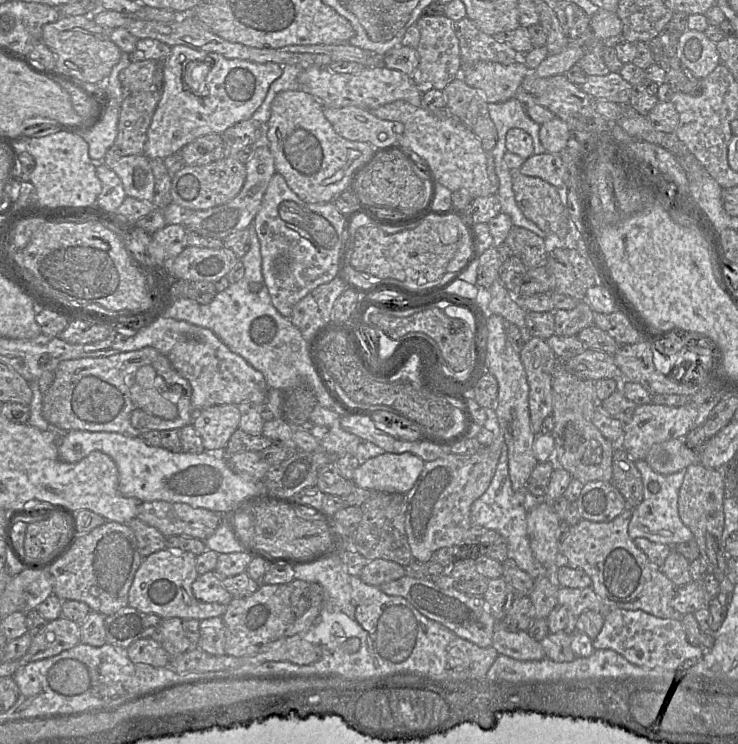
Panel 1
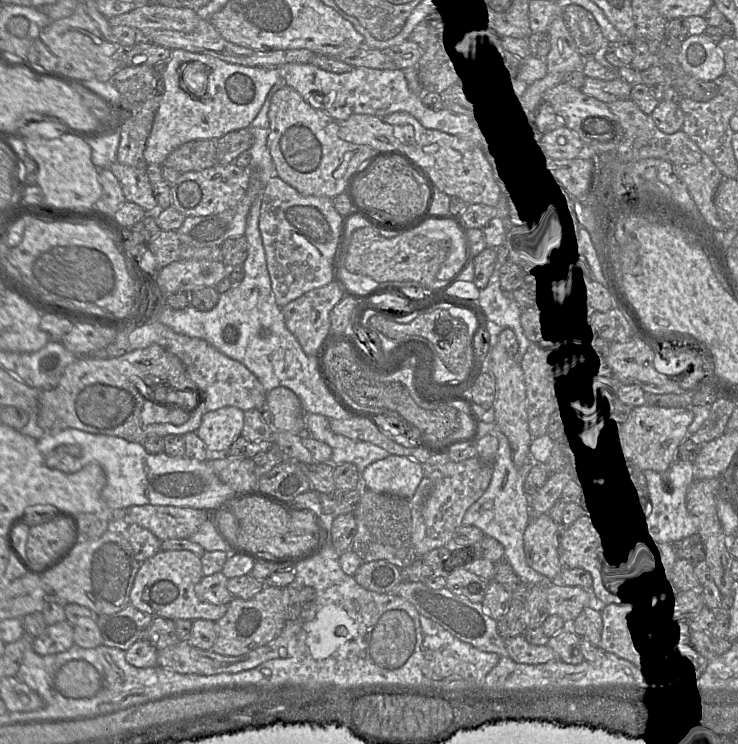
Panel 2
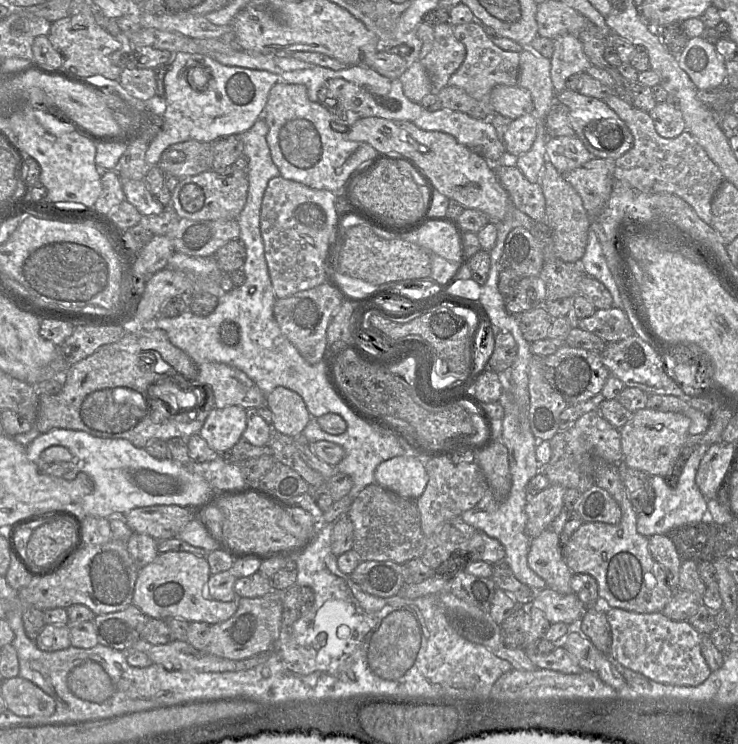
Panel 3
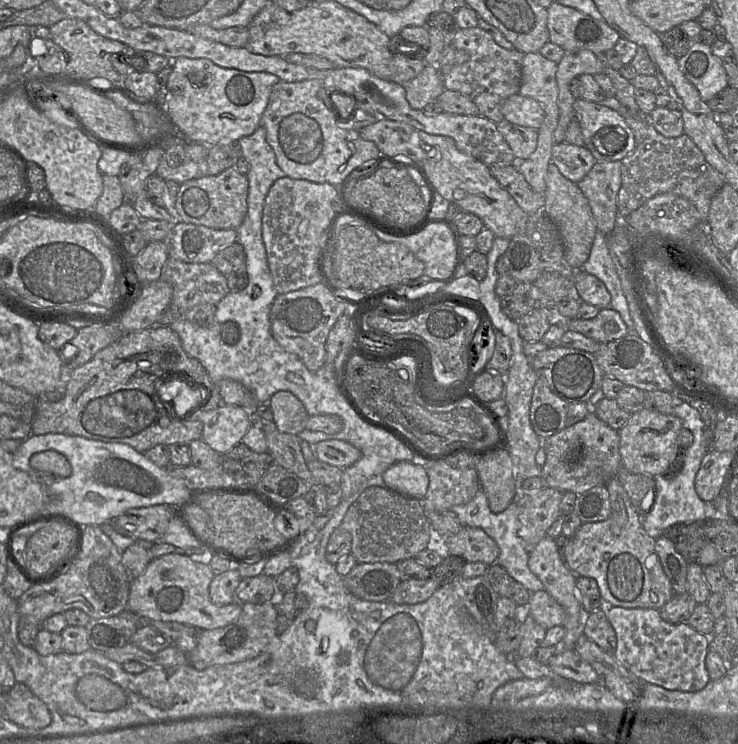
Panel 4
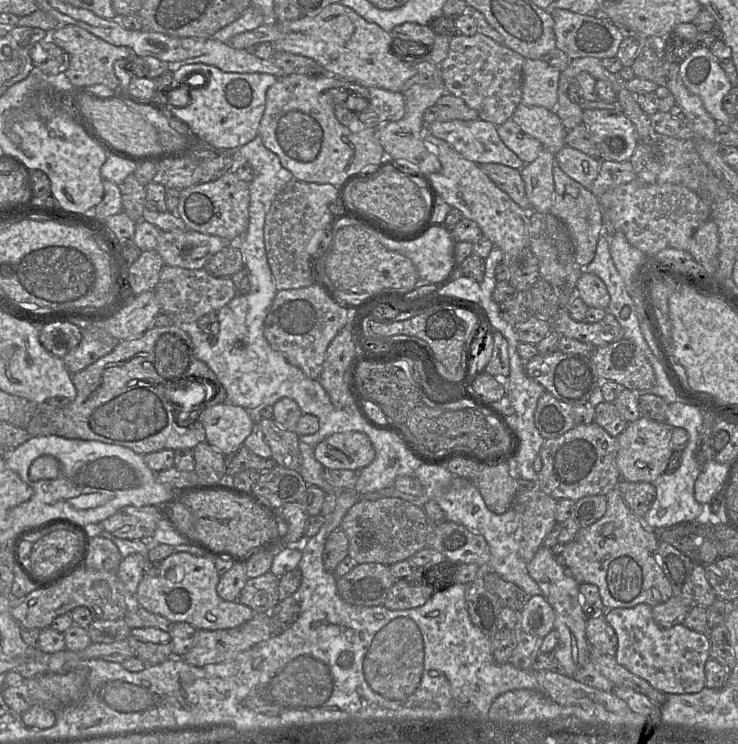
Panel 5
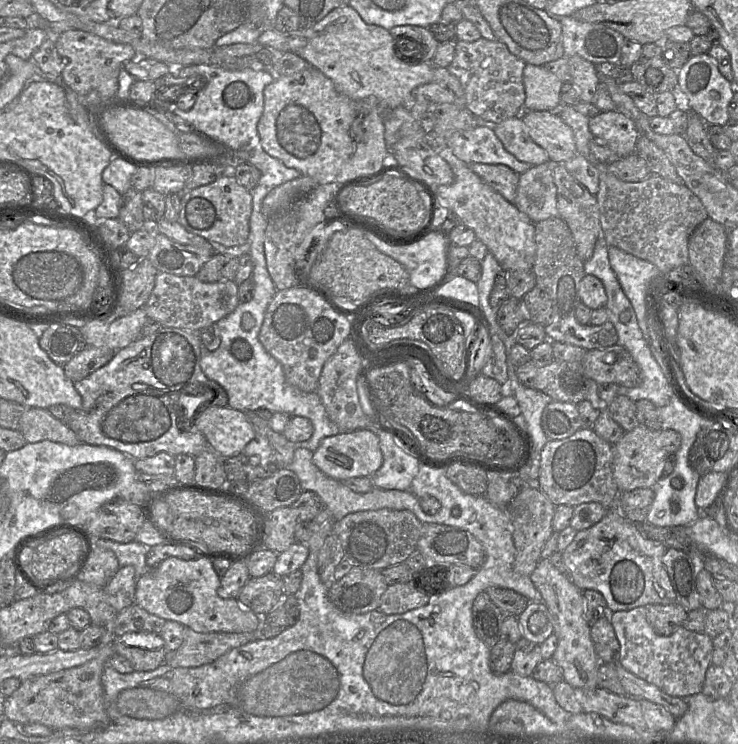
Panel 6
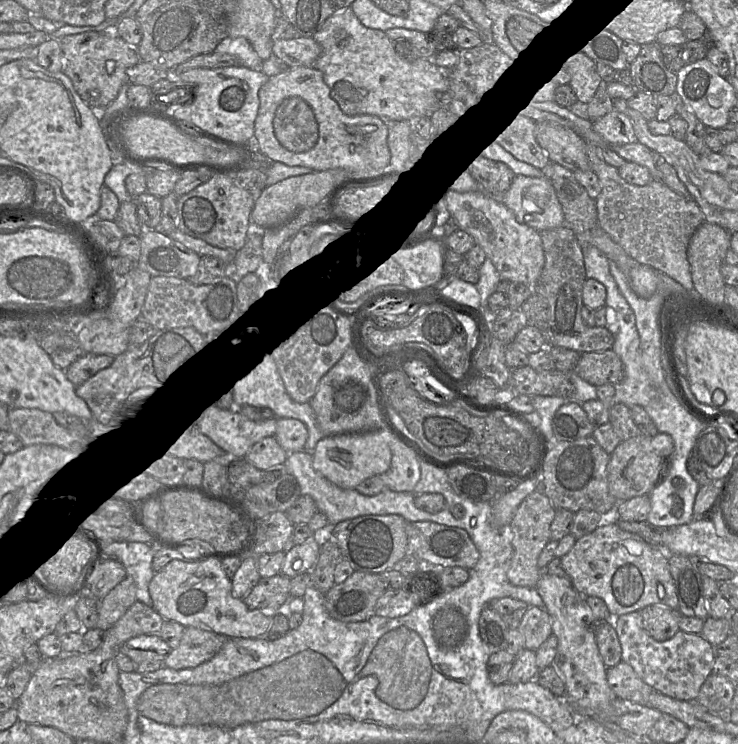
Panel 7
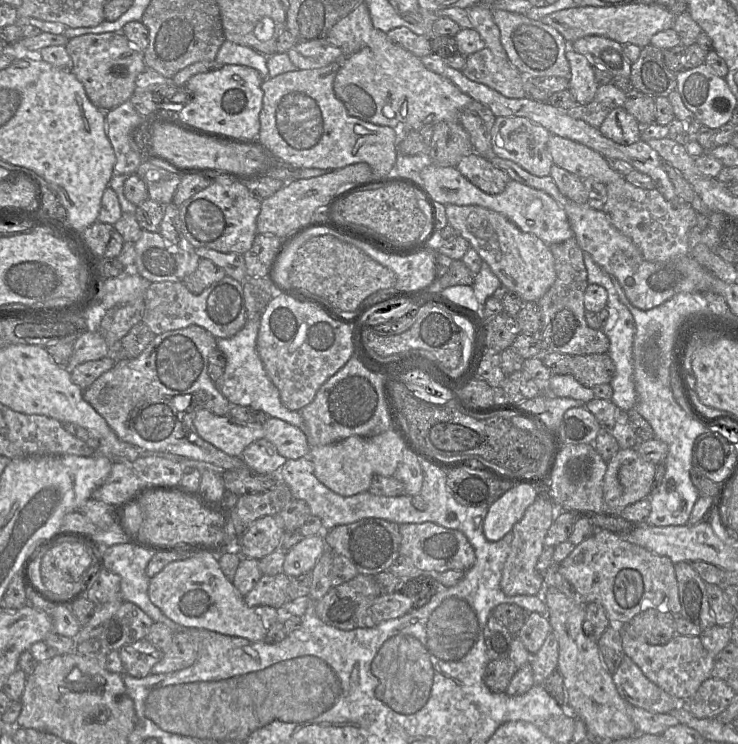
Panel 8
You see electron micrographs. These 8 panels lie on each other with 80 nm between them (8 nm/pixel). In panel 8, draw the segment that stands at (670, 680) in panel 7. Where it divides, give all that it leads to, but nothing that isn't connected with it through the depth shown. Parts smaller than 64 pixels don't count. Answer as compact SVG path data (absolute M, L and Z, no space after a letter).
M620 626L624 654L630 657L642 670L645 676L670 695L687 701L707 678L711 677L714 657L705 649L700 636L683 636L676 634L664 645L651 645L638 640Z

